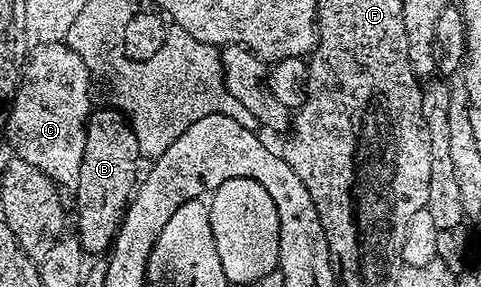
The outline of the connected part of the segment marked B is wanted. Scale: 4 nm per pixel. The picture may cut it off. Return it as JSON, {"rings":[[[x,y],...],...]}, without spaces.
{"rings":[[[116,107],[93,108],[92,116],[88,118],[86,151],[82,151],[82,167],[74,186],[80,207],[78,236],[85,254],[104,255],[111,250],[137,188],[136,164],[141,161],[138,139],[128,117]]]}

